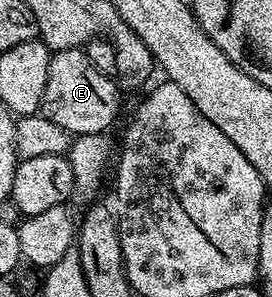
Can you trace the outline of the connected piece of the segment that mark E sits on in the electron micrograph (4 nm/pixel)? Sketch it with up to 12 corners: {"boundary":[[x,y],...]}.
{"boundary":[[85,51],[50,58],[41,112],[71,135],[106,133],[119,82]]}

